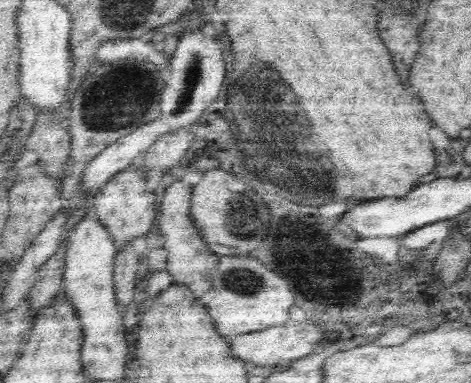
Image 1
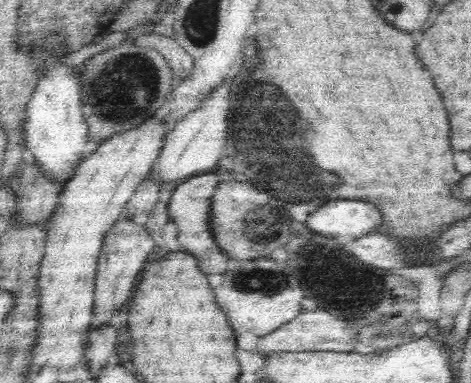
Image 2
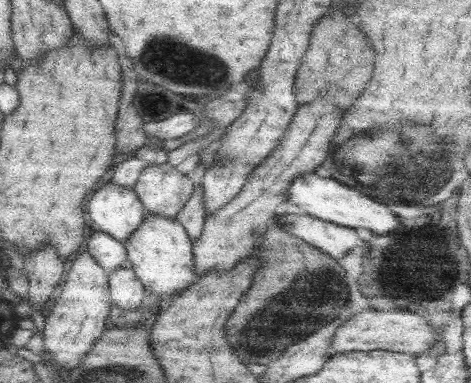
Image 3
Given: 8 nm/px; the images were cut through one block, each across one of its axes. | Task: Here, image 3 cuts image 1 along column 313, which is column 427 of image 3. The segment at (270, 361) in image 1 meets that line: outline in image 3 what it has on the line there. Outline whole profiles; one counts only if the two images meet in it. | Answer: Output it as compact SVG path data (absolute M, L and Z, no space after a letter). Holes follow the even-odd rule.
M367 310L351 316L333 334L333 354L335 352L369 352L369 350L395 350L399 354L421 356L429 352L437 342L435 324L427 324L425 318L401 312L401 310Z

